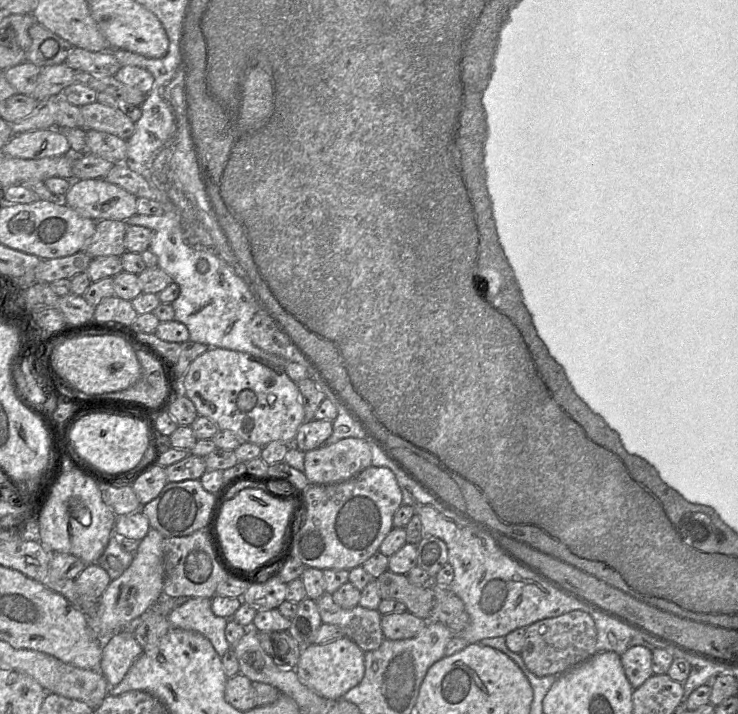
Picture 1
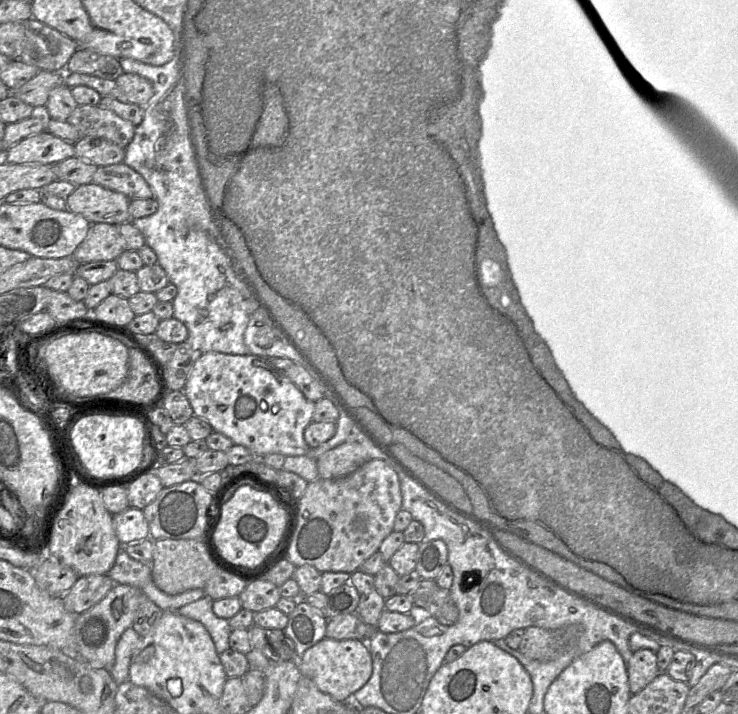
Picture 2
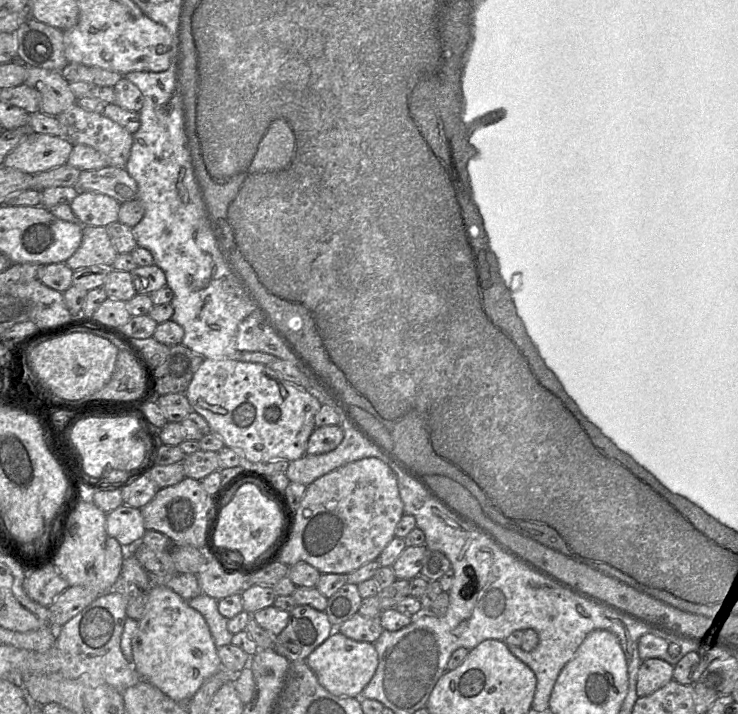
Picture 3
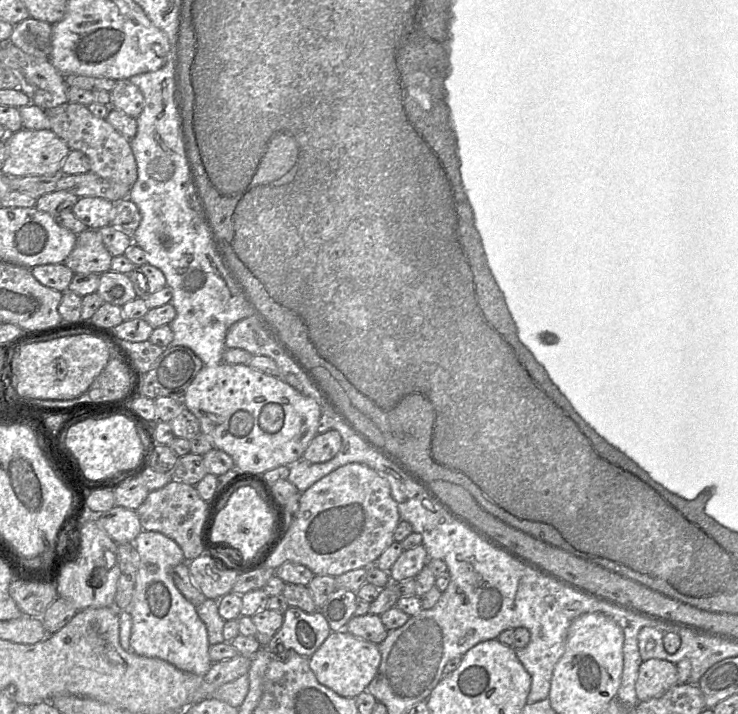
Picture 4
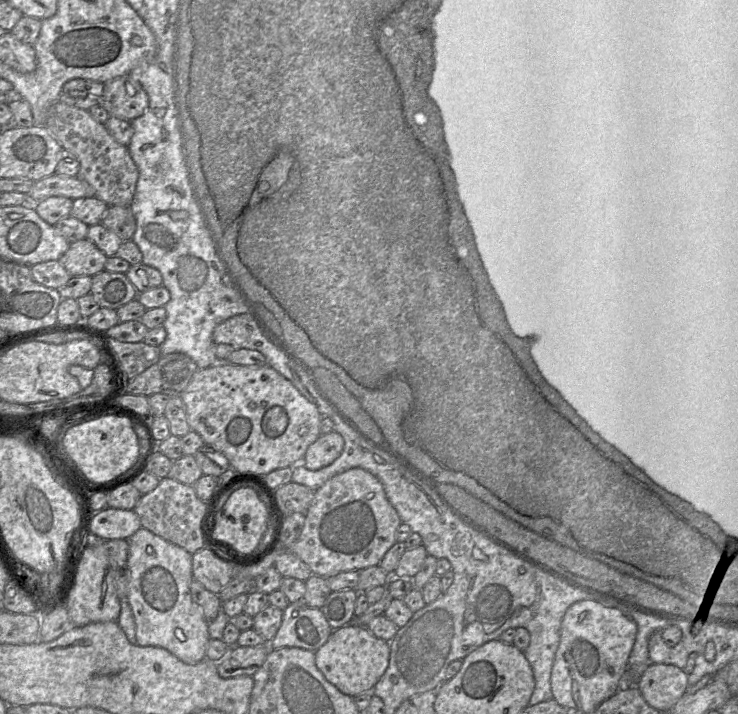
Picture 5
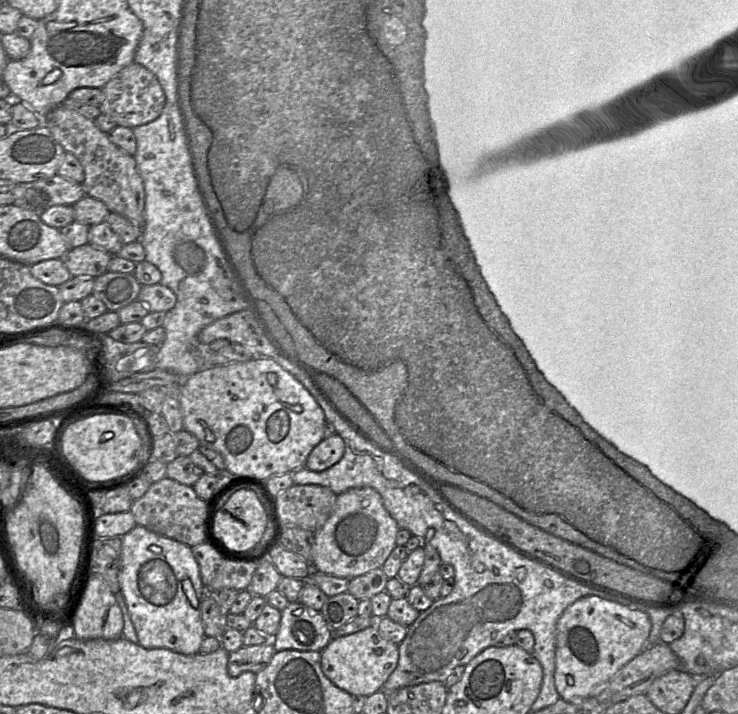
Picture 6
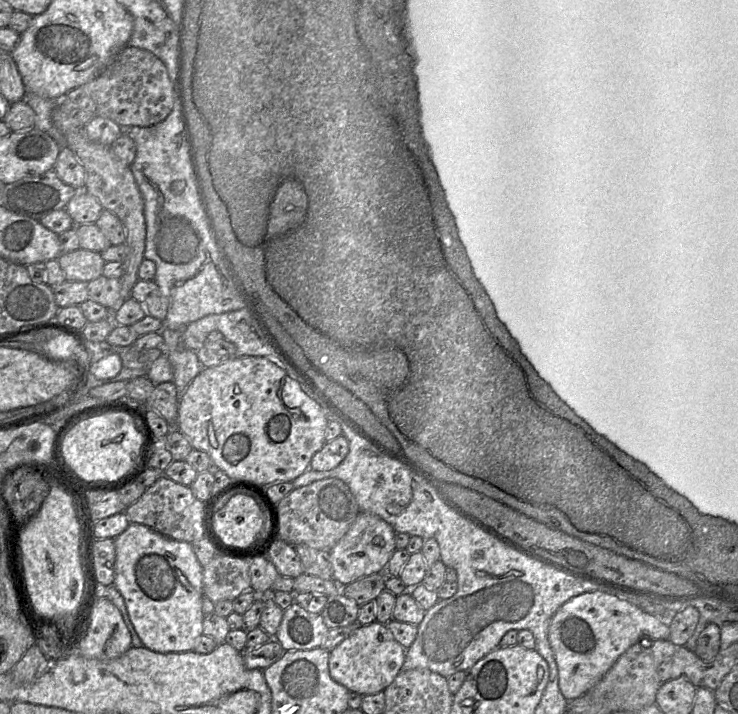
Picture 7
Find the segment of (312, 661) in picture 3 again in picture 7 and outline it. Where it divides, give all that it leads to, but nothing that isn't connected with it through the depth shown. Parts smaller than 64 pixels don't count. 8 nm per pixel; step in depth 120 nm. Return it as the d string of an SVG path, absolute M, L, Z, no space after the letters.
M374 621L359 625L355 631L329 652L329 673L337 683L362 696L384 690L402 671L406 649L394 638L387 624Z

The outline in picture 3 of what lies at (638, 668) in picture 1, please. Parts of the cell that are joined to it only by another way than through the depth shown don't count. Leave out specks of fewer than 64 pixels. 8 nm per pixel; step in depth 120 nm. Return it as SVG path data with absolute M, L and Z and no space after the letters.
M650 658L642 660L636 682L638 697L652 694L673 680L674 666L664 660Z

